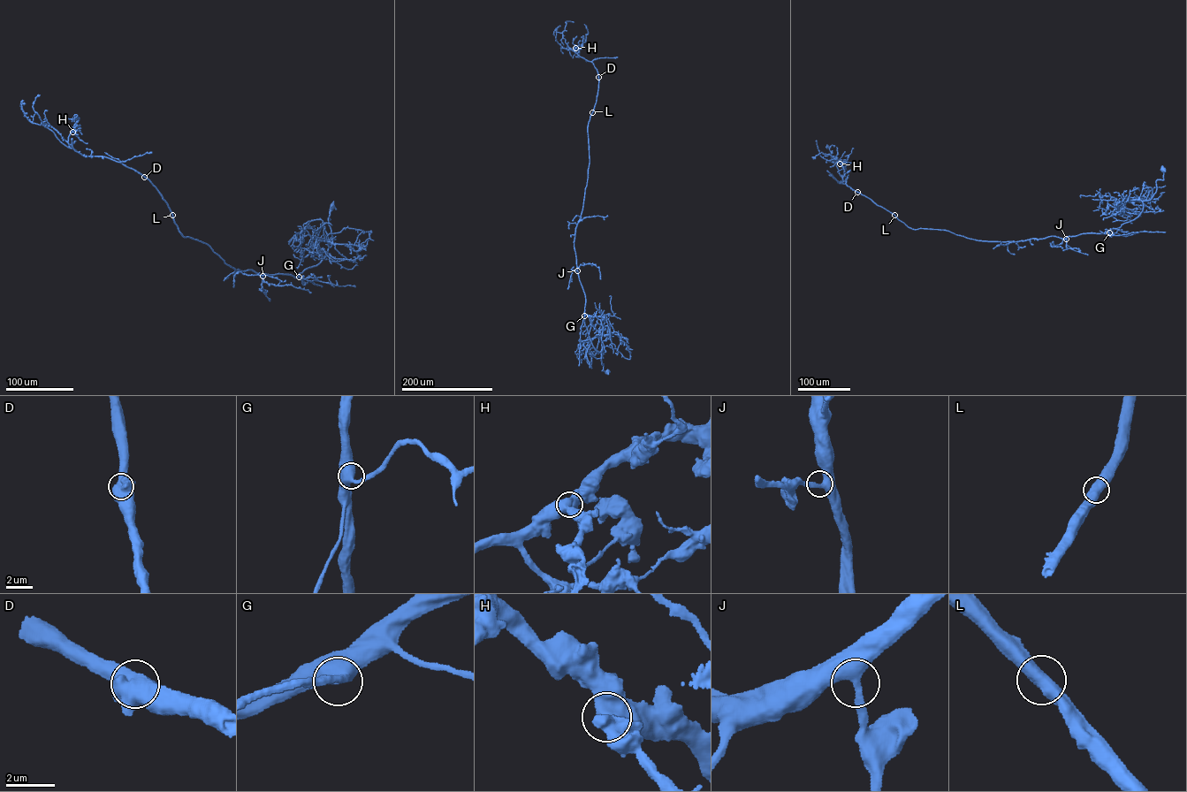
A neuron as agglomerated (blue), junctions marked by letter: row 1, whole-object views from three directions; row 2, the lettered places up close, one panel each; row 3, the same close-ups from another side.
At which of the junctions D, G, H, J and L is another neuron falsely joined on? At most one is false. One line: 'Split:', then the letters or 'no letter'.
Split: no letter

